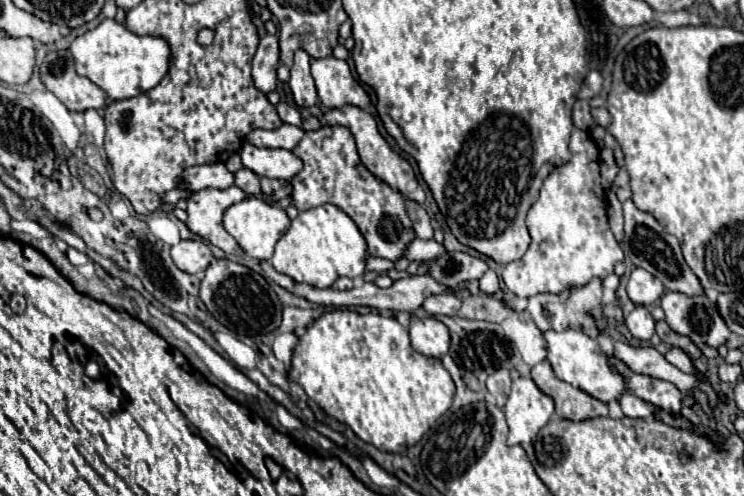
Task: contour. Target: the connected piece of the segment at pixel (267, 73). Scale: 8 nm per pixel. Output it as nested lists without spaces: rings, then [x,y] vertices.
[[[265,35],[253,57],[253,81],[263,93],[269,93],[277,85],[277,61],[279,61],[279,37]]]

